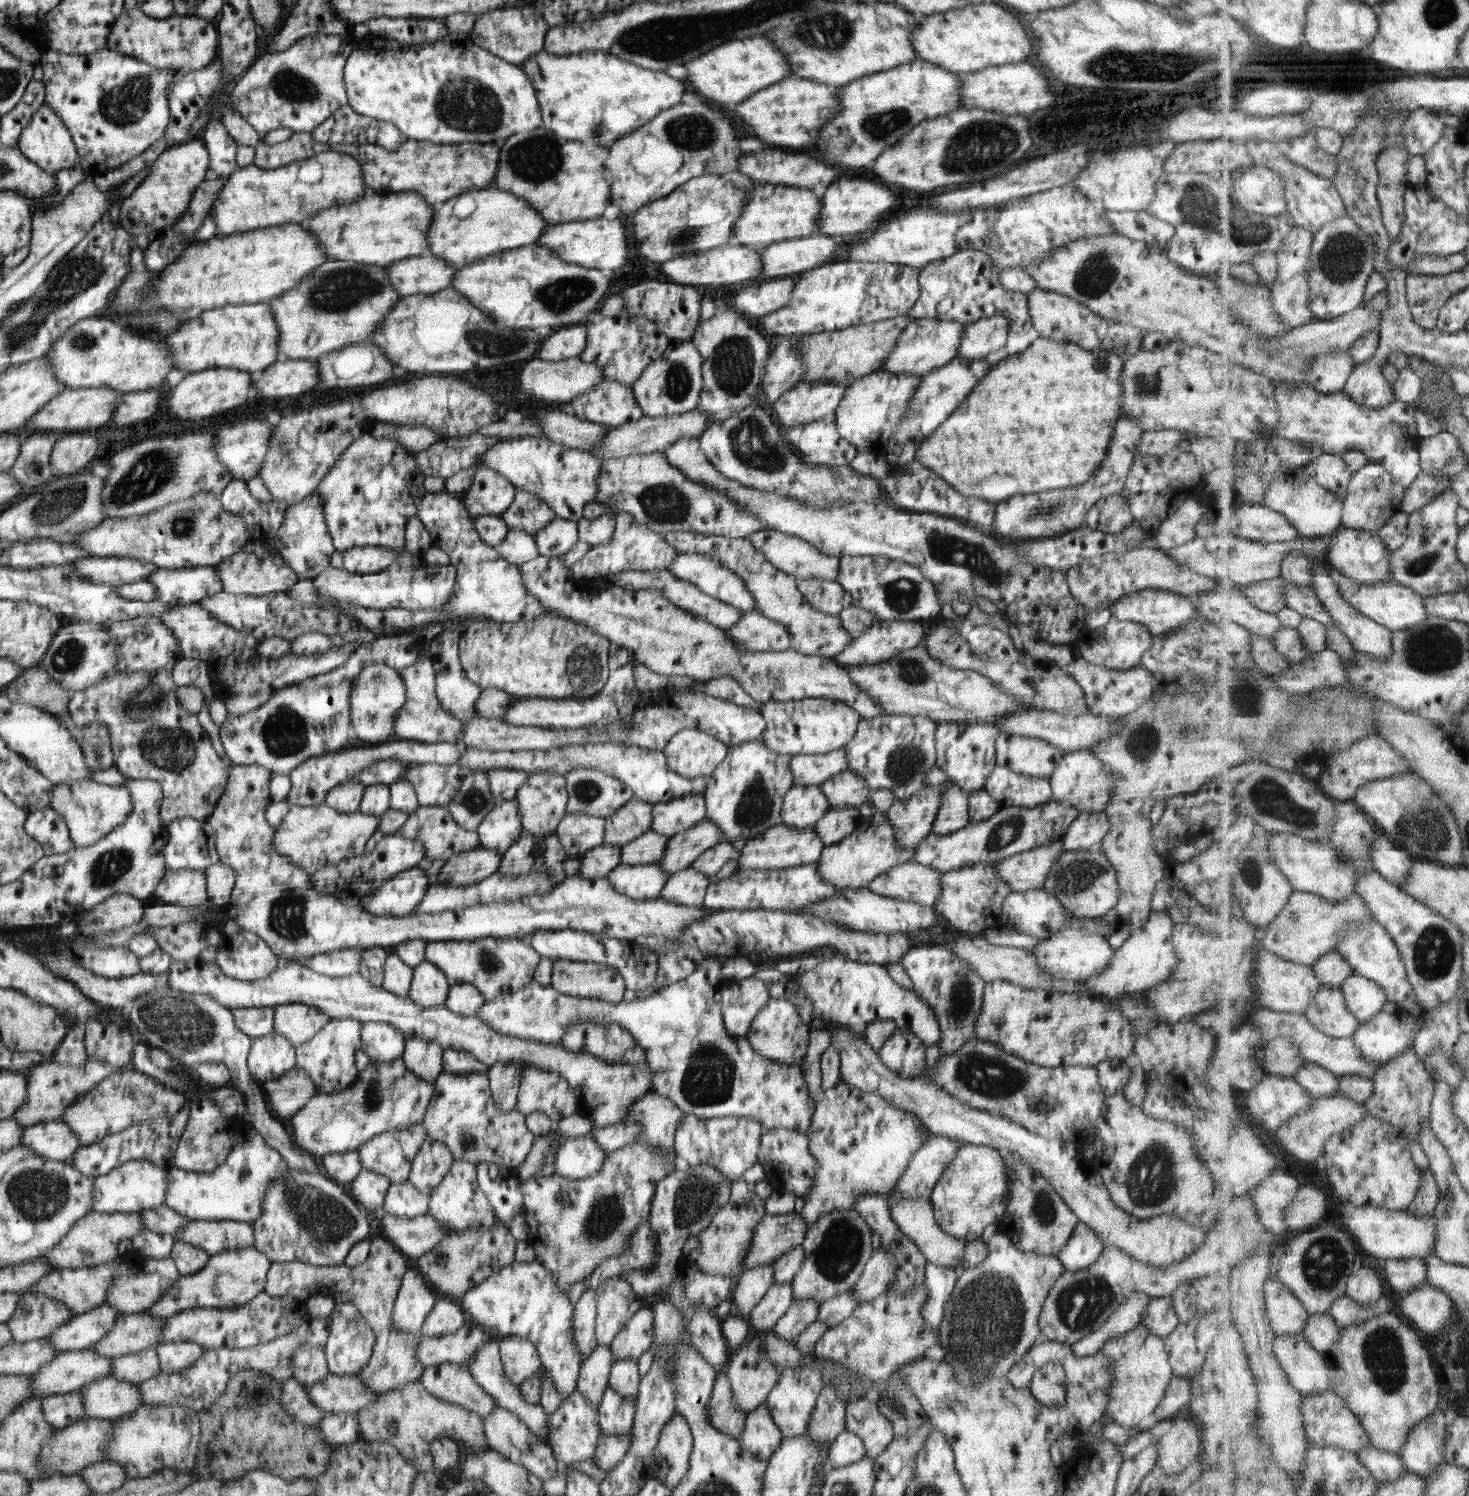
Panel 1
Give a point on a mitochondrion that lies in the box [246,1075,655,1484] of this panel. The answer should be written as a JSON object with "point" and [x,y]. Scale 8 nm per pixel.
{"point":[326,1221]}

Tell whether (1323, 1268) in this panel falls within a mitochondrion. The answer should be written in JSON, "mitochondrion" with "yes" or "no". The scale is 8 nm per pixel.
{"mitochondrion":"yes"}

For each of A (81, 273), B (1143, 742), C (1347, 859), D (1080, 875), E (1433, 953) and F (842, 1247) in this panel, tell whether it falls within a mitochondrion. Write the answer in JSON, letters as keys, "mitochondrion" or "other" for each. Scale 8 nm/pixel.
{"A":"mitochondrion","B":"mitochondrion","C":"mitochondrion","D":"mitochondrion","E":"mitochondrion","F":"mitochondrion"}

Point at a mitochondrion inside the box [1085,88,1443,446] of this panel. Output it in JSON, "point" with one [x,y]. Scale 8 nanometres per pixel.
{"point":[1235,222]}

